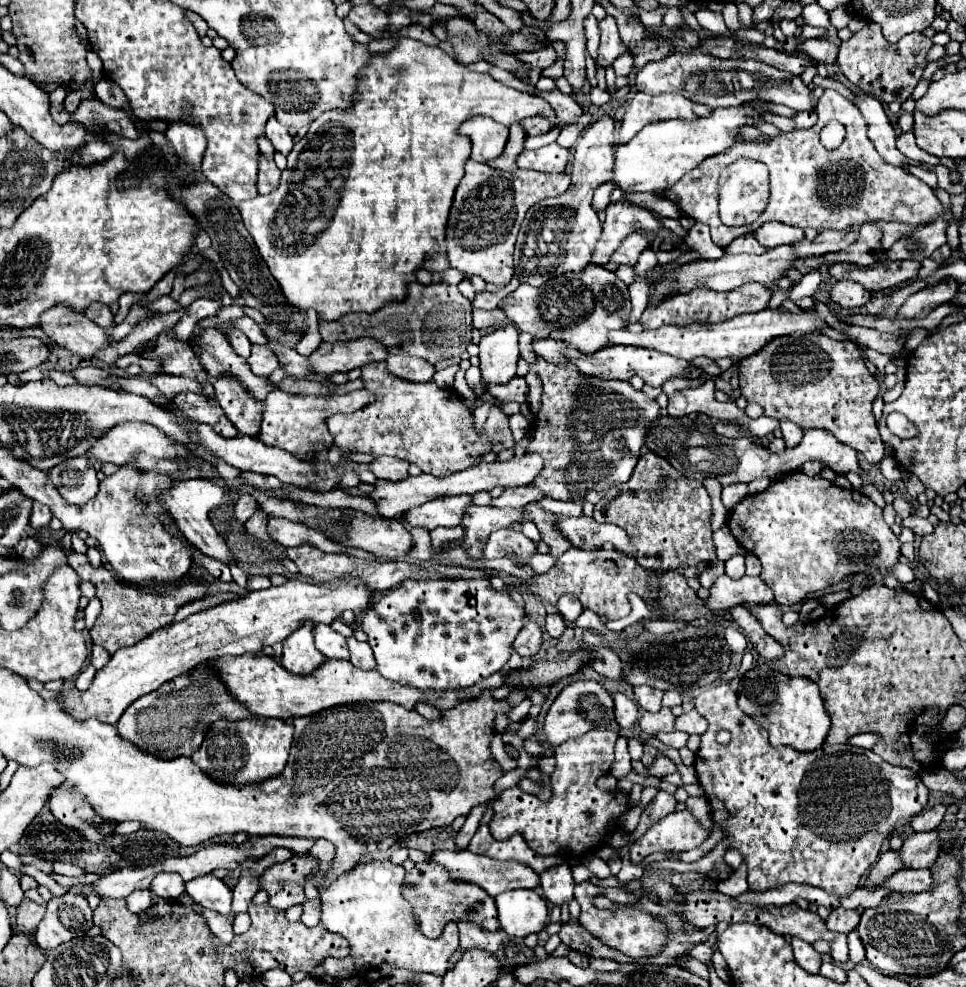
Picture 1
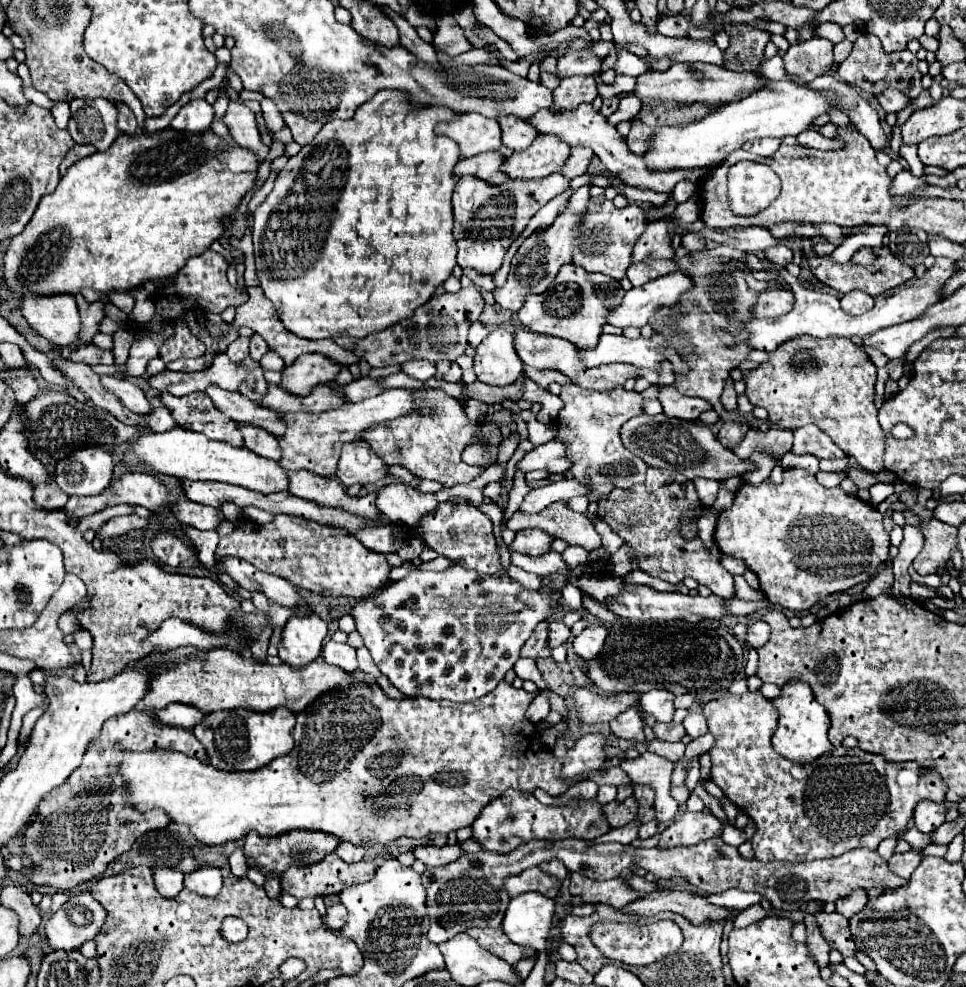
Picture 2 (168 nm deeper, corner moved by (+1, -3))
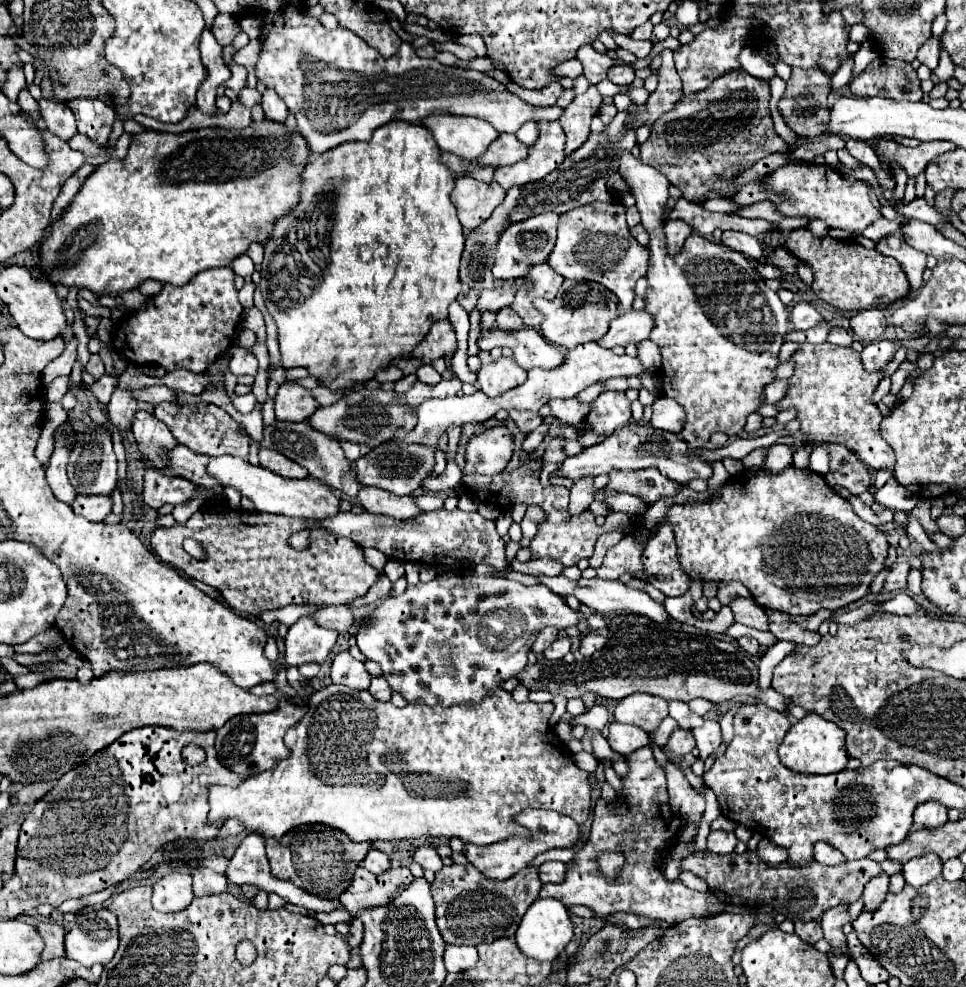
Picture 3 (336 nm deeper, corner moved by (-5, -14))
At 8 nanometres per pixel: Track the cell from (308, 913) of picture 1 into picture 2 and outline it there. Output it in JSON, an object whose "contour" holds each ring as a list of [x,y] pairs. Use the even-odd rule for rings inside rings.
{"contour":[[[338,902],[338,904],[332,904],[328,910],[326,910],[326,916],[322,916],[322,922],[326,924],[326,928],[332,928],[332,930],[340,930],[346,922],[346,908]]]}

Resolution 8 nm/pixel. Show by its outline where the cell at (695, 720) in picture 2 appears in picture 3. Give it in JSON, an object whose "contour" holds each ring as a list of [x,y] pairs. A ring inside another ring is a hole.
{"contour":[[[706,721],[702,727],[694,729],[694,739],[696,739],[696,747],[700,751],[700,759],[706,761],[706,757],[720,747],[722,743],[722,733],[720,733],[720,725],[718,721]]]}

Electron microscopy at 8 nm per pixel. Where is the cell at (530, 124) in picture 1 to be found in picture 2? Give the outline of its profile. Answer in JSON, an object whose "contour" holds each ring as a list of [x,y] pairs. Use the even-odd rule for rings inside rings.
{"contour":[[[500,116],[498,122],[502,128],[502,142],[504,142],[504,146],[508,146],[512,150],[526,150],[538,136],[538,132],[522,118]]]}

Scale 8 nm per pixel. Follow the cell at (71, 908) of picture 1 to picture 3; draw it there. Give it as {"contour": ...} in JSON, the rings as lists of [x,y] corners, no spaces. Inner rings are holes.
{"contour":[[[108,909],[78,913],[74,925],[66,933],[66,957],[92,967],[94,963],[106,965],[118,949],[118,923],[116,915]]]}

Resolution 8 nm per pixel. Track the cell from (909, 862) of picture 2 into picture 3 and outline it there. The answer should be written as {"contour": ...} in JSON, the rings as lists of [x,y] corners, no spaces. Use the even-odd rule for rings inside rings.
{"contour":[[[924,855],[910,859],[902,865],[902,873],[908,885],[920,887],[924,883],[930,883],[934,877],[938,877],[942,871],[942,861],[938,855]]]}

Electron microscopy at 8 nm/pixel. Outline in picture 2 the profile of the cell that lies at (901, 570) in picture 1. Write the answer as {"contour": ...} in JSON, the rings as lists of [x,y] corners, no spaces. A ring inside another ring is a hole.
{"contour":[[[914,583],[910,584],[911,597],[914,599],[923,598],[930,599],[935,596],[941,596],[936,589],[929,588],[927,586]]]}

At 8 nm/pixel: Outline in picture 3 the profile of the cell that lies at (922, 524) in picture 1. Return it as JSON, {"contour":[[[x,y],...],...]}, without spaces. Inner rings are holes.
{"contour":[[[896,563],[896,565],[888,571],[888,577],[886,577],[884,587],[882,587],[880,593],[892,593],[892,591],[906,589],[908,571],[910,571],[910,565],[908,565],[908,563]]]}

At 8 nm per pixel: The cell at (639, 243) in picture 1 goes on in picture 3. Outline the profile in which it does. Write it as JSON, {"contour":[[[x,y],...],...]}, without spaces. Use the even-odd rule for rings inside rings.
{"contour":[[[670,219],[666,223],[664,231],[666,231],[666,239],[668,239],[668,253],[678,255],[686,237],[692,233],[692,227],[680,219]]]}

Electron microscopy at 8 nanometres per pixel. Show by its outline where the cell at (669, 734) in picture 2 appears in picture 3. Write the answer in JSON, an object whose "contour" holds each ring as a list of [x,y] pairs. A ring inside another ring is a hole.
{"contour":[[[678,727],[678,729],[672,733],[672,737],[670,737],[670,741],[668,741],[668,745],[666,745],[664,751],[670,753],[670,755],[676,755],[676,757],[684,757],[684,755],[690,753],[694,747],[696,747],[696,745],[694,745],[692,733]]]}

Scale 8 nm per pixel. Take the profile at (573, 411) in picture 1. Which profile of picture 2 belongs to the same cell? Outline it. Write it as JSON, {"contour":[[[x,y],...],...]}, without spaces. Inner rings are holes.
{"contour":[[[564,384],[560,400],[564,402],[564,408],[552,424],[556,428],[554,440],[562,440],[566,446],[566,458],[572,462],[572,466],[564,472],[566,480],[578,480],[580,484],[590,486],[590,492],[586,494],[590,502],[602,500],[614,488],[630,488],[644,482],[648,466],[624,448],[620,438],[622,424],[644,412],[640,392],[626,392],[622,386],[608,392],[596,392],[578,388],[576,384]]]}

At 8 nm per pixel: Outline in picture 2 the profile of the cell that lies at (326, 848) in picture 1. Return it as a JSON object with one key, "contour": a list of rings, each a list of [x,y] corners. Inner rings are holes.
{"contour":[[[342,842],[342,844],[338,844],[338,848],[334,850],[334,854],[336,854],[340,860],[344,860],[346,864],[354,864],[354,862],[360,862],[360,860],[364,858],[366,850],[360,848],[360,846],[352,846],[352,844],[348,844],[348,842]]]}

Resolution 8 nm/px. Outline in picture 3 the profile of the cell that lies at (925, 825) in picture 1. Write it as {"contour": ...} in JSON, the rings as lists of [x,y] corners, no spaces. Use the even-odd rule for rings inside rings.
{"contour":[[[936,801],[920,803],[920,807],[916,807],[916,811],[914,811],[914,823],[918,827],[934,829],[934,827],[940,827],[948,821],[946,813],[948,813],[948,809],[942,803],[936,803]]]}

